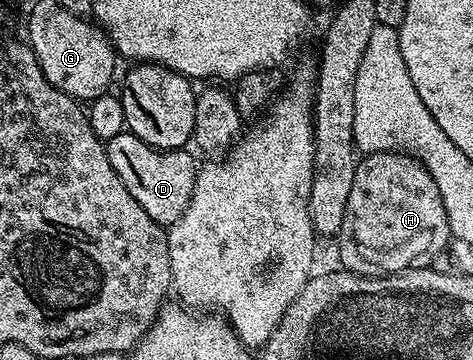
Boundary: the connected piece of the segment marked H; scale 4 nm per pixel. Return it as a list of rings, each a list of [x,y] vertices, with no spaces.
[[[402,152],[365,155],[356,165],[339,240],[343,267],[357,274],[403,272],[415,256],[442,251],[450,233],[446,206],[442,206],[442,194],[438,194],[434,178],[414,156]]]

